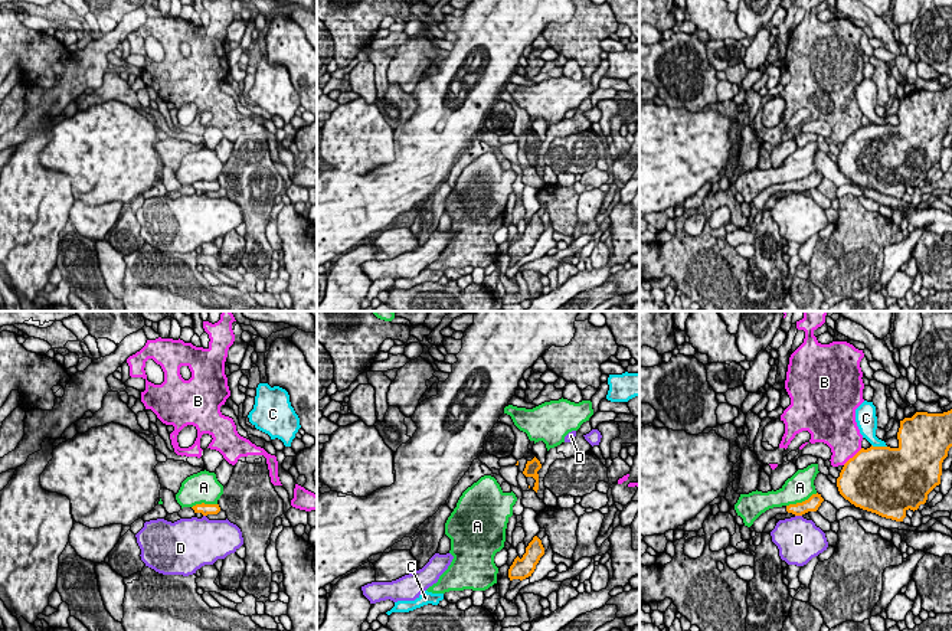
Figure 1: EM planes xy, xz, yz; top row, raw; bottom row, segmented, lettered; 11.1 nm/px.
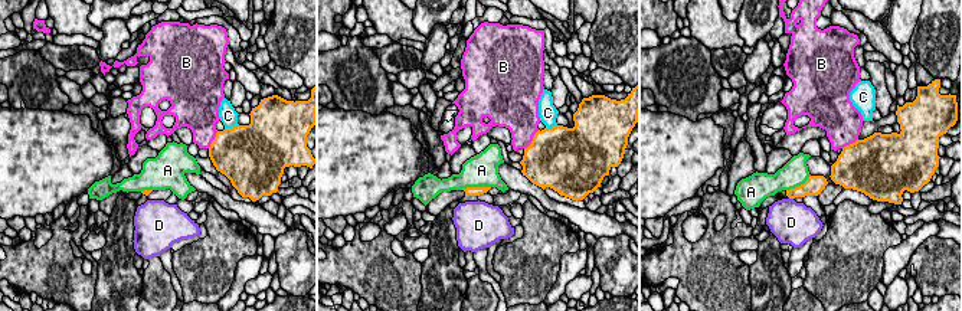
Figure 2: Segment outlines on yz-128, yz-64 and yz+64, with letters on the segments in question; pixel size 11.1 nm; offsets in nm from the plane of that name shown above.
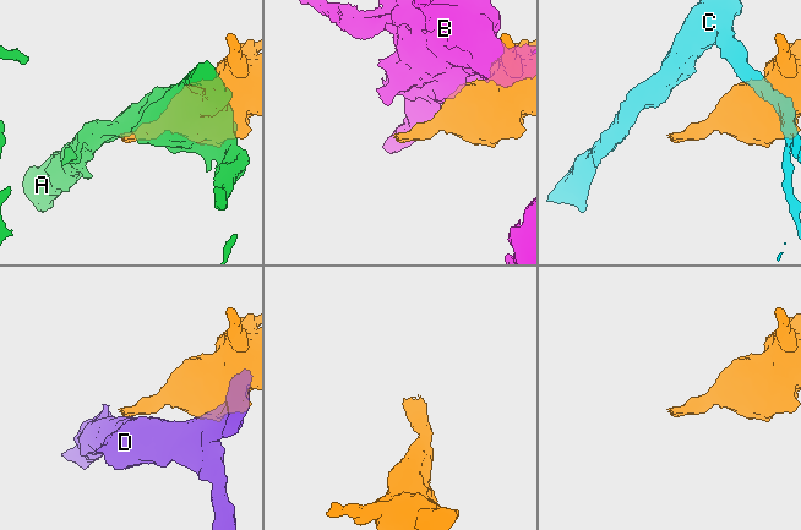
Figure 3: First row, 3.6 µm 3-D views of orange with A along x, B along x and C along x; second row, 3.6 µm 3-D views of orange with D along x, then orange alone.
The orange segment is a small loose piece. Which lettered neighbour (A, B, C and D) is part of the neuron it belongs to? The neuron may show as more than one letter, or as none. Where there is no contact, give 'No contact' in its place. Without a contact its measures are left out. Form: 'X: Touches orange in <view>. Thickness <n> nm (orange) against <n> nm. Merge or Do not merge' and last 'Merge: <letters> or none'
A: Touches orange in yz. Thickness 160 nm (orange) against 320 nm. Do not merge
B: Touches orange in yz. Thickness 500 nm (orange) against 380 nm. Do not merge
C: Touches orange in yz. Thickness 500 nm (orange) against 190 nm. Do not merge
D: Touches orange in yz. Thickness 160 nm (orange) against 440 nm. Do not merge
Merge: none

